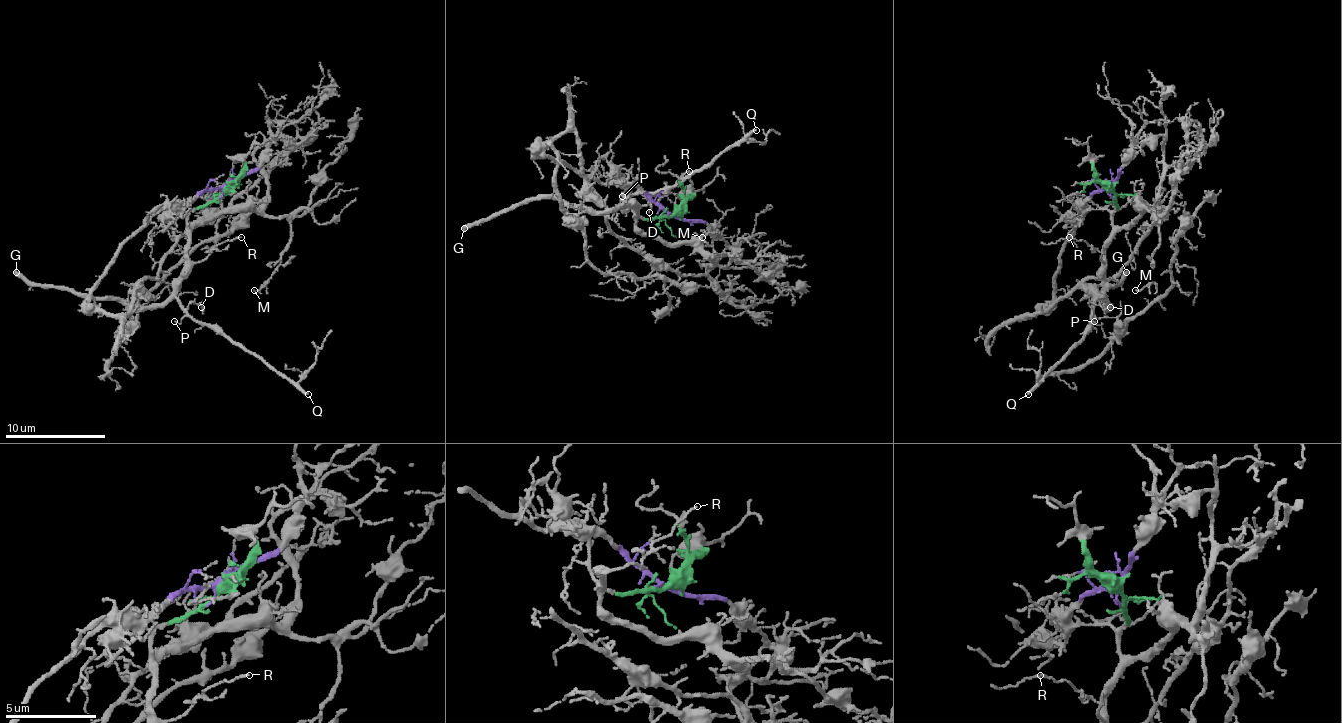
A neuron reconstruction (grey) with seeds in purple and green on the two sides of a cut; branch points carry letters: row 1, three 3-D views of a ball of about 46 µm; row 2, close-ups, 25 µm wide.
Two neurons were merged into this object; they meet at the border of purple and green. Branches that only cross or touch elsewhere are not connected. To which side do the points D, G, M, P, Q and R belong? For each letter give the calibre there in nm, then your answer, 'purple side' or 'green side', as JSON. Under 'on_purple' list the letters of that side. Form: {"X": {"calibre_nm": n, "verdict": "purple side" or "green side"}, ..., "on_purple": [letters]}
{"D": {"calibre_nm": 110, "verdict": "green side"}, "G": {"calibre_nm": 380, "verdict": "green side"}, "M": {"calibre_nm": 120, "verdict": "green side"}, "P": {"calibre_nm": 130, "verdict": "green side"}, "Q": {"calibre_nm": 240, "verdict": "green side"}, "R": {"calibre_nm": 100, "verdict": "green side"}, "on_purple": []}

